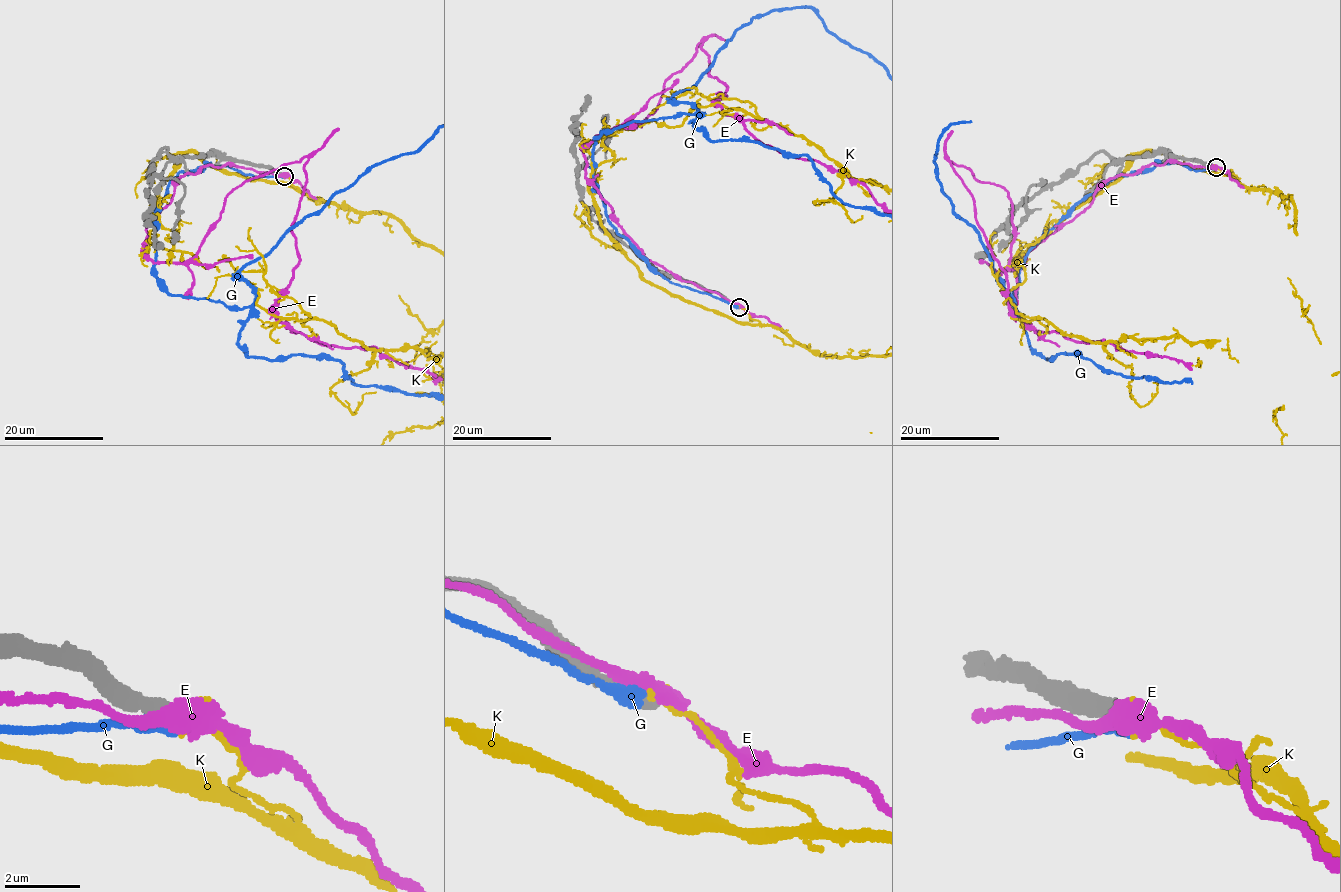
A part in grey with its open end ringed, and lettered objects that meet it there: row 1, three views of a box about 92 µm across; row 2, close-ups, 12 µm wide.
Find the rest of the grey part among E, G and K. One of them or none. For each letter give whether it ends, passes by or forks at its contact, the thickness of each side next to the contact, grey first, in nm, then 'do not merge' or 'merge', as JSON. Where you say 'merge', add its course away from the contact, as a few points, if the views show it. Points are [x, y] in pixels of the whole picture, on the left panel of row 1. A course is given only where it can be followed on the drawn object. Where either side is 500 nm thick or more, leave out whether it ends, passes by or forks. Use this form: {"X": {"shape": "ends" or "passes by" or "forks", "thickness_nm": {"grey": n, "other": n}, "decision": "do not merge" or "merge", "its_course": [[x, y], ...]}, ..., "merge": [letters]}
{"E": {"thickness_nm": {"grey": 500, "other": 400}, "decision": "do not merge"}, "G": {"shape": "ends", "thickness_nm": {"grey": 480, "other": 440}, "decision": "do not merge"}, "K": {"shape": "ends", "thickness_nm": {"grey": 380, "other": 170}, "decision": "do not merge"}, "merge": []}

